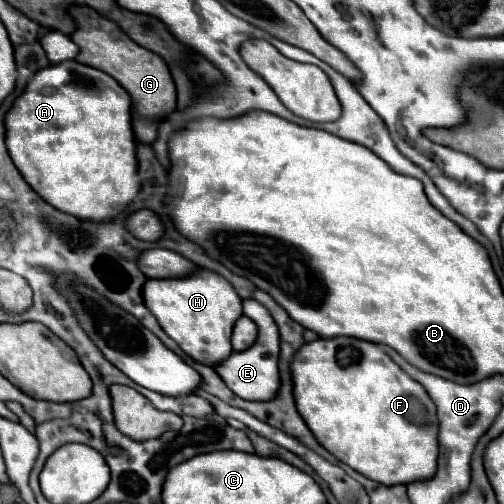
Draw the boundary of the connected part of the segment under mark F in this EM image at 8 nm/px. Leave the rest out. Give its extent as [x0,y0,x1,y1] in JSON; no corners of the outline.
[293,338,437,484]

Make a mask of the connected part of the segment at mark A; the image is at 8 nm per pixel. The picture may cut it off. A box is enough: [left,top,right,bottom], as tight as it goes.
[5,60,137,220]

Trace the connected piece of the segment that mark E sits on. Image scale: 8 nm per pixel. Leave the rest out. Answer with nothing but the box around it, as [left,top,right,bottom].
[215,298,279,400]

